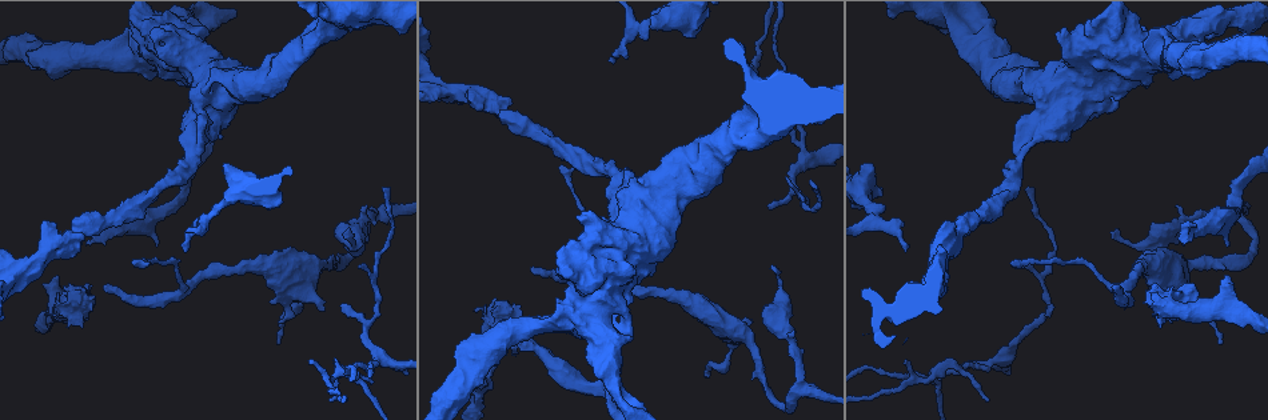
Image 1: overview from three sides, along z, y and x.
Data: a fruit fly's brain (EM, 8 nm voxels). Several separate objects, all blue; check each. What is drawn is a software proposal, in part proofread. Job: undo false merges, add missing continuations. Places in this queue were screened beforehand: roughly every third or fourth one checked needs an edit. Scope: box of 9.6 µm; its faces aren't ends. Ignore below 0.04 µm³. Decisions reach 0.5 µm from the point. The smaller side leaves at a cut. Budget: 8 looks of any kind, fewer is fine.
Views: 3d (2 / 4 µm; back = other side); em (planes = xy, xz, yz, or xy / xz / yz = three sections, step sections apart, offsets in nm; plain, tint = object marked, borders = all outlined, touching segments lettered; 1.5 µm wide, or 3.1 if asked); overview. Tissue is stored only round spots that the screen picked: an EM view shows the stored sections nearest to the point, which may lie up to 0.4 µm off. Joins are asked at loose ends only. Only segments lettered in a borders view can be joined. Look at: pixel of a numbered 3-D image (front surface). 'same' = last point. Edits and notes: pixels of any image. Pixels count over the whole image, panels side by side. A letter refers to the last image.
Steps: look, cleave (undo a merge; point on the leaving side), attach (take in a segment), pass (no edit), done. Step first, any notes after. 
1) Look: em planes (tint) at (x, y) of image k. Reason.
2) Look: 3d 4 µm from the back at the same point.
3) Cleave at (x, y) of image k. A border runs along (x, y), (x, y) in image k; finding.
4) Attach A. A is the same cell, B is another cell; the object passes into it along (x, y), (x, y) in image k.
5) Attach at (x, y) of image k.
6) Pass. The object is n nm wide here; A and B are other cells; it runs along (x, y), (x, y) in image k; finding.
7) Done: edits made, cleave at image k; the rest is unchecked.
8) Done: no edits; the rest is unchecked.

Look: 3d 4 µm at (156, 247) of image 1. Free end.

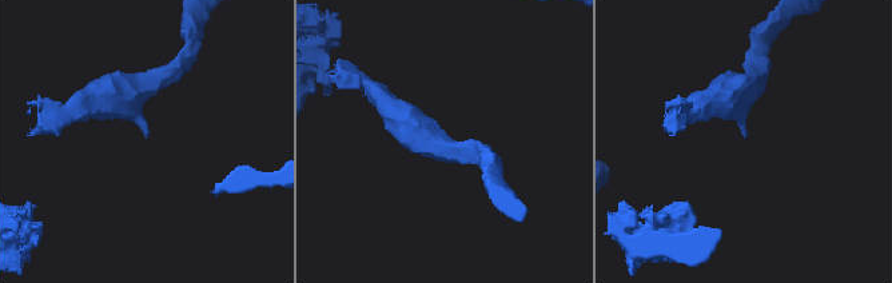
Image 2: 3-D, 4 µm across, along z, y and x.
Look: em planes (borders) at (746, 133) of image 2. Now the EM.

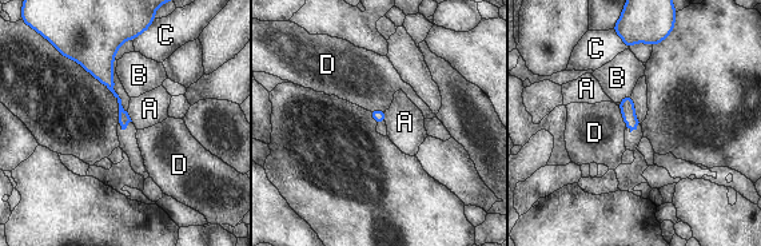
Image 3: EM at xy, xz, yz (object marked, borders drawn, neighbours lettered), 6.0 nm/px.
Pass. A, B, C and D are other cells; a border runs along (385, 111), (386, 122) in image 3; no lettered segment goes on from it.

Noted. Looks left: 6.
Look: em planes (tint) at (1184, 245) of image 1. Free end.

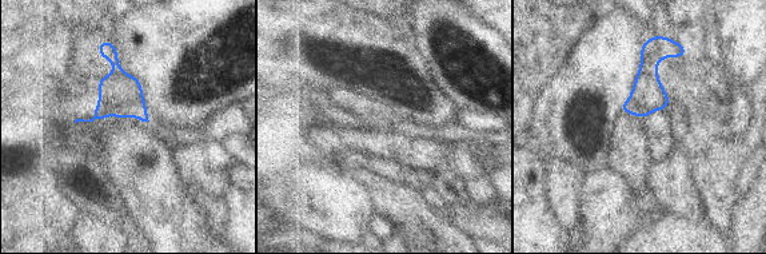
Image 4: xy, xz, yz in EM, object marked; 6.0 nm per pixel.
Look: em planes (borders) at the same point.

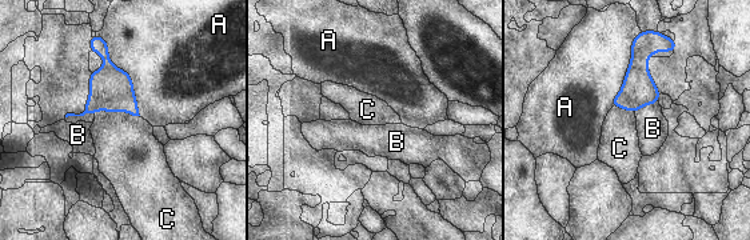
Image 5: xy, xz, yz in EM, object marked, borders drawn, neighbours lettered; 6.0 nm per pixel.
Pass. A, B and C are other cells; a border runs along (658, 102), (642, 106), (634, 112) in image 5; none of them fits.

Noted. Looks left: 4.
Look: 3d 4 µm at (334, 399) of image 1. Thin end.

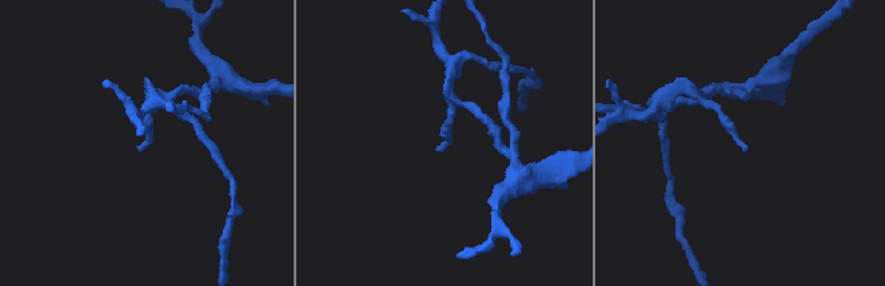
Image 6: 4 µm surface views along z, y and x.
Look: em yz step 4 (borders) at (747, 147) of image 6. Shape alone is not enough.

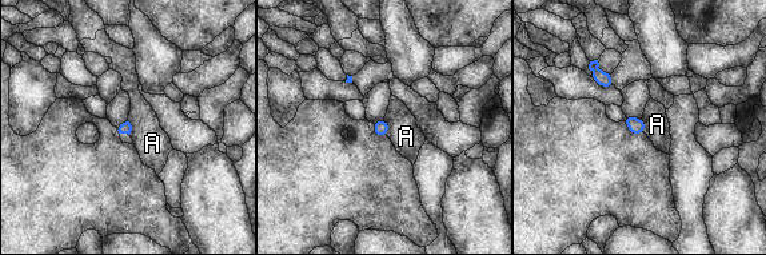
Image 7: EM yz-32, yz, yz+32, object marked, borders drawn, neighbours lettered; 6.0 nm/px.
Pass. The object is 70 nm wide here; A is another cell; no lettered segment goes on from it.

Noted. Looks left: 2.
Done: no edits; the rest is unchecked.

